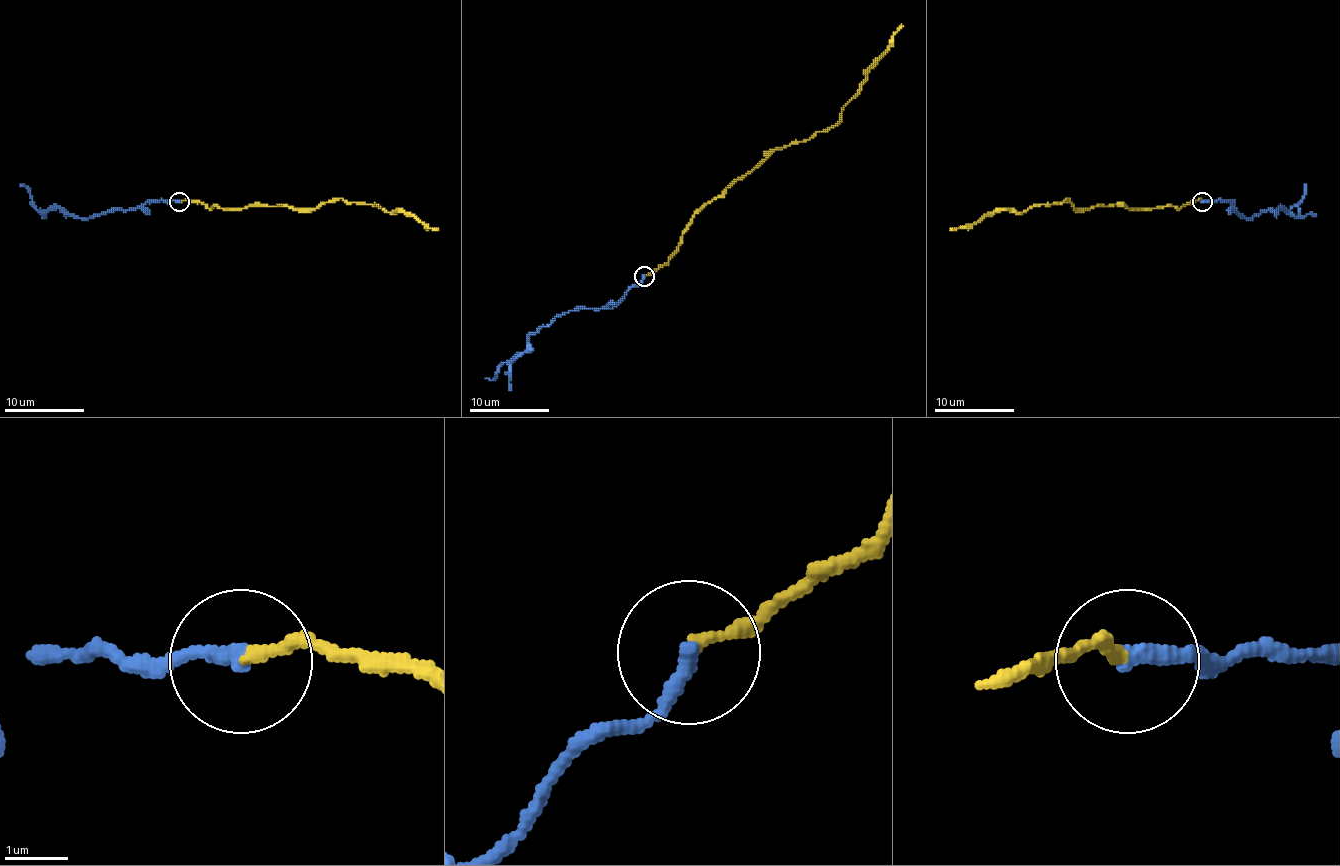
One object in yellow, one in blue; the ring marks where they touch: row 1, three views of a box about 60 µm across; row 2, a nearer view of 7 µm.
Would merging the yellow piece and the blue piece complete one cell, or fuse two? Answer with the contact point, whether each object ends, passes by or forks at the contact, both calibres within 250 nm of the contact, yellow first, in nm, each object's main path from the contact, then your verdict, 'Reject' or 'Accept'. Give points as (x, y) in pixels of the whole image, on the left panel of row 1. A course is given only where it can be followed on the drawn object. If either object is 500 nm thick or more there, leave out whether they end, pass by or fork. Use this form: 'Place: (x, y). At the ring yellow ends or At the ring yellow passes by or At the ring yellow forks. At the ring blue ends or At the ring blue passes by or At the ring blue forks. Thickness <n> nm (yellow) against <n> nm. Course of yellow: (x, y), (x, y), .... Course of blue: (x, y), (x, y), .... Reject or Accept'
Place: (179, 202). At the ring yellow ends. At the ring blue ends. Thickness 170 nm (yellow) against 280 nm. Course of yellow: (179, 202), (199, 200), (207, 208), (317, 208), (340, 198), (402, 210), (436, 230). Course of blue: (179, 202), (163, 200), (76, 218), (58, 208), (40, 212), (20, 184). Accept

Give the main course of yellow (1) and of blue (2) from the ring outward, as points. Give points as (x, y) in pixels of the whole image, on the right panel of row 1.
1: (1203, 202), (1191, 200), (1179, 208), (1075, 208), (1065, 198), (1018, 212), (994, 210), (974, 224), (950, 230)
2: (1203, 202), (1234, 204), (1234, 210), (1252, 218), (1262, 210), (1288, 212), (1304, 194), (1304, 184)

